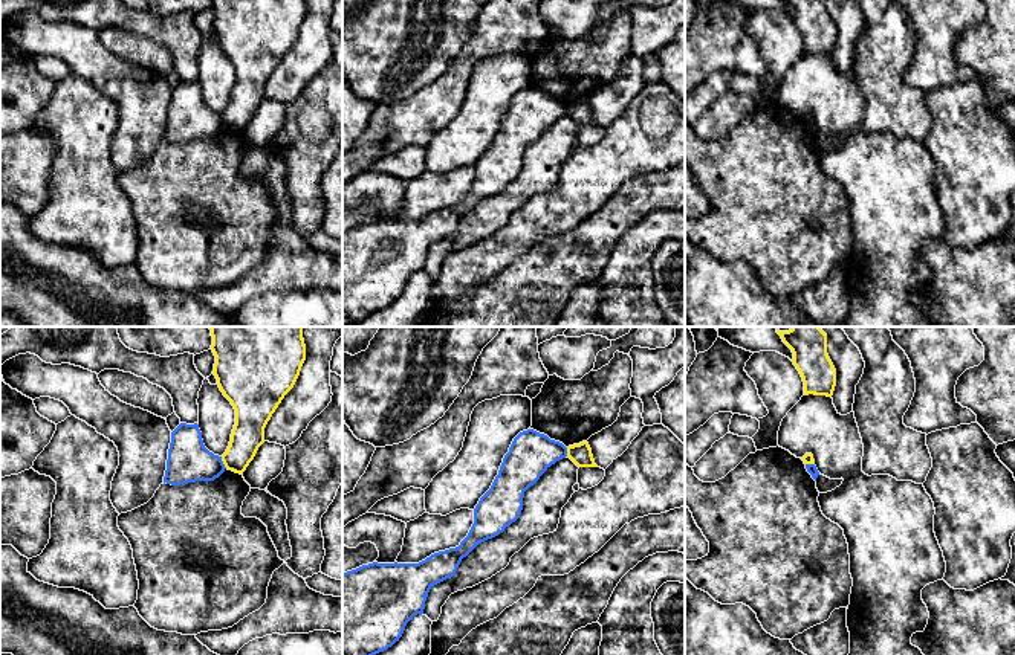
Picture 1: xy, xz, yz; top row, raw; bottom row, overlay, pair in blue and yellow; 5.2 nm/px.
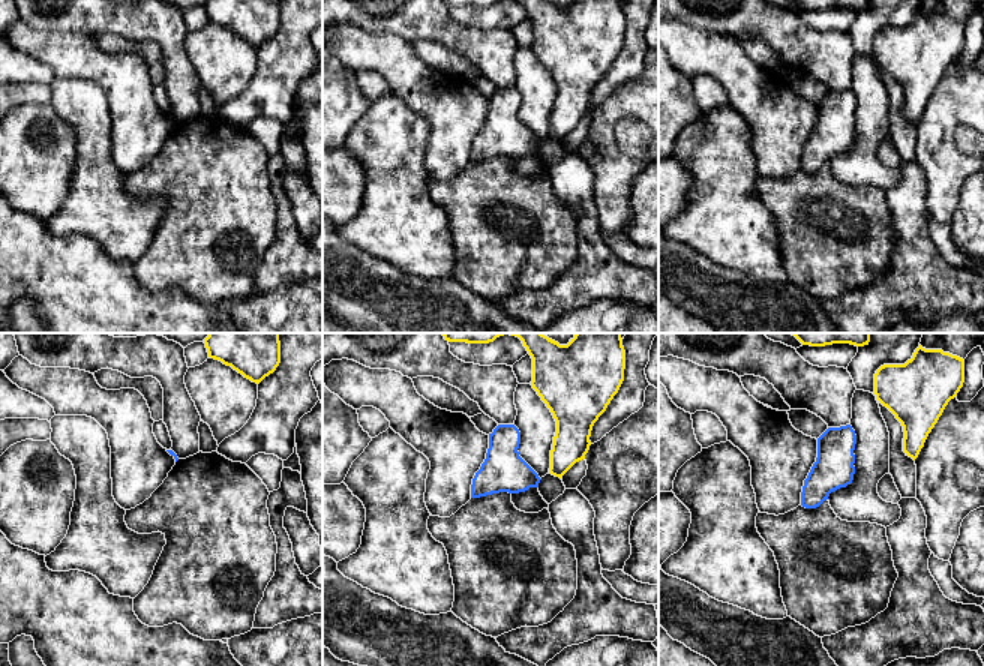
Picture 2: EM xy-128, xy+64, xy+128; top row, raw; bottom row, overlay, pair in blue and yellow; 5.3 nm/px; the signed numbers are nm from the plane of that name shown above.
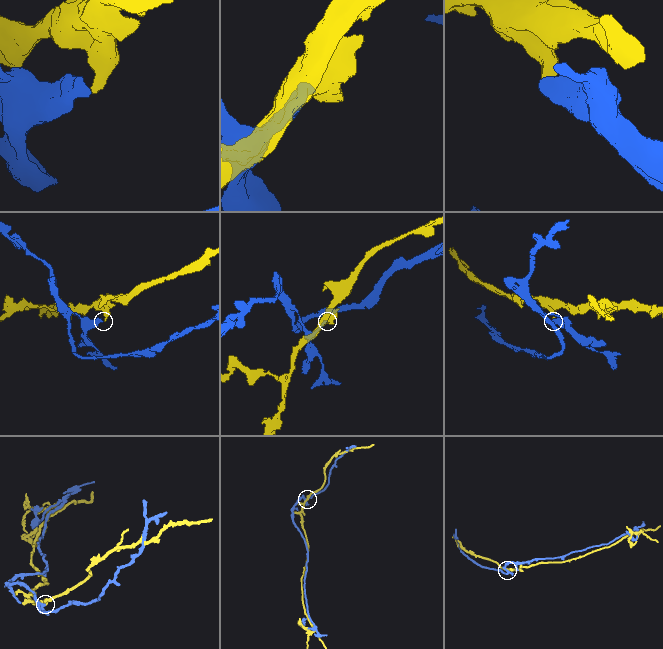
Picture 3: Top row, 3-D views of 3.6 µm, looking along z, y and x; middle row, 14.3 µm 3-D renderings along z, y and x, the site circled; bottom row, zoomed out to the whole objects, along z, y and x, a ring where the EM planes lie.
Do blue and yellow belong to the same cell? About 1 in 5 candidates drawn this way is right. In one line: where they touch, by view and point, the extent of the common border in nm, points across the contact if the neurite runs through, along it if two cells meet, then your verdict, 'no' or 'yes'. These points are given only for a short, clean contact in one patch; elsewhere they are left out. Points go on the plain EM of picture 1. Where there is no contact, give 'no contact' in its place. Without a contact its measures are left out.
meets blue in xy at (222, 121); contact 70 nm long; border along xy (220, 115), (226, 125); no

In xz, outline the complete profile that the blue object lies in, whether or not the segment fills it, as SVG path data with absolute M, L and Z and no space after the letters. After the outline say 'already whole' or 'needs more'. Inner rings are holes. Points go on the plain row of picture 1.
M533 87L520 90L504 113L500 124L498 133L495 134L491 147L480 156L474 166L474 182L468 194L460 200L459 205L439 209L426 215L419 221L368 221L356 227L342 232L342 327L356 327L370 315L387 308L402 295L407 281L417 272L423 272L425 260L430 247L451 237L462 217L466 215L478 202L492 197L504 189L512 180L515 180L523 168L524 150L533 144L540 134L556 119L567 115L567 105L547 93L540 92Z; already whole

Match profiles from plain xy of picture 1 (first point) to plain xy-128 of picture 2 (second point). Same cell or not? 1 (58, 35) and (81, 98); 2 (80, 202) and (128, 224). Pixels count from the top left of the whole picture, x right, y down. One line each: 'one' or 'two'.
1: two
2: one

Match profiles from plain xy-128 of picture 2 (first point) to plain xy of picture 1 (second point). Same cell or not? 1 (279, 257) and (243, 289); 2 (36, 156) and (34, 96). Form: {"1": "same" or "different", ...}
{"1": "same", "2": "different"}

